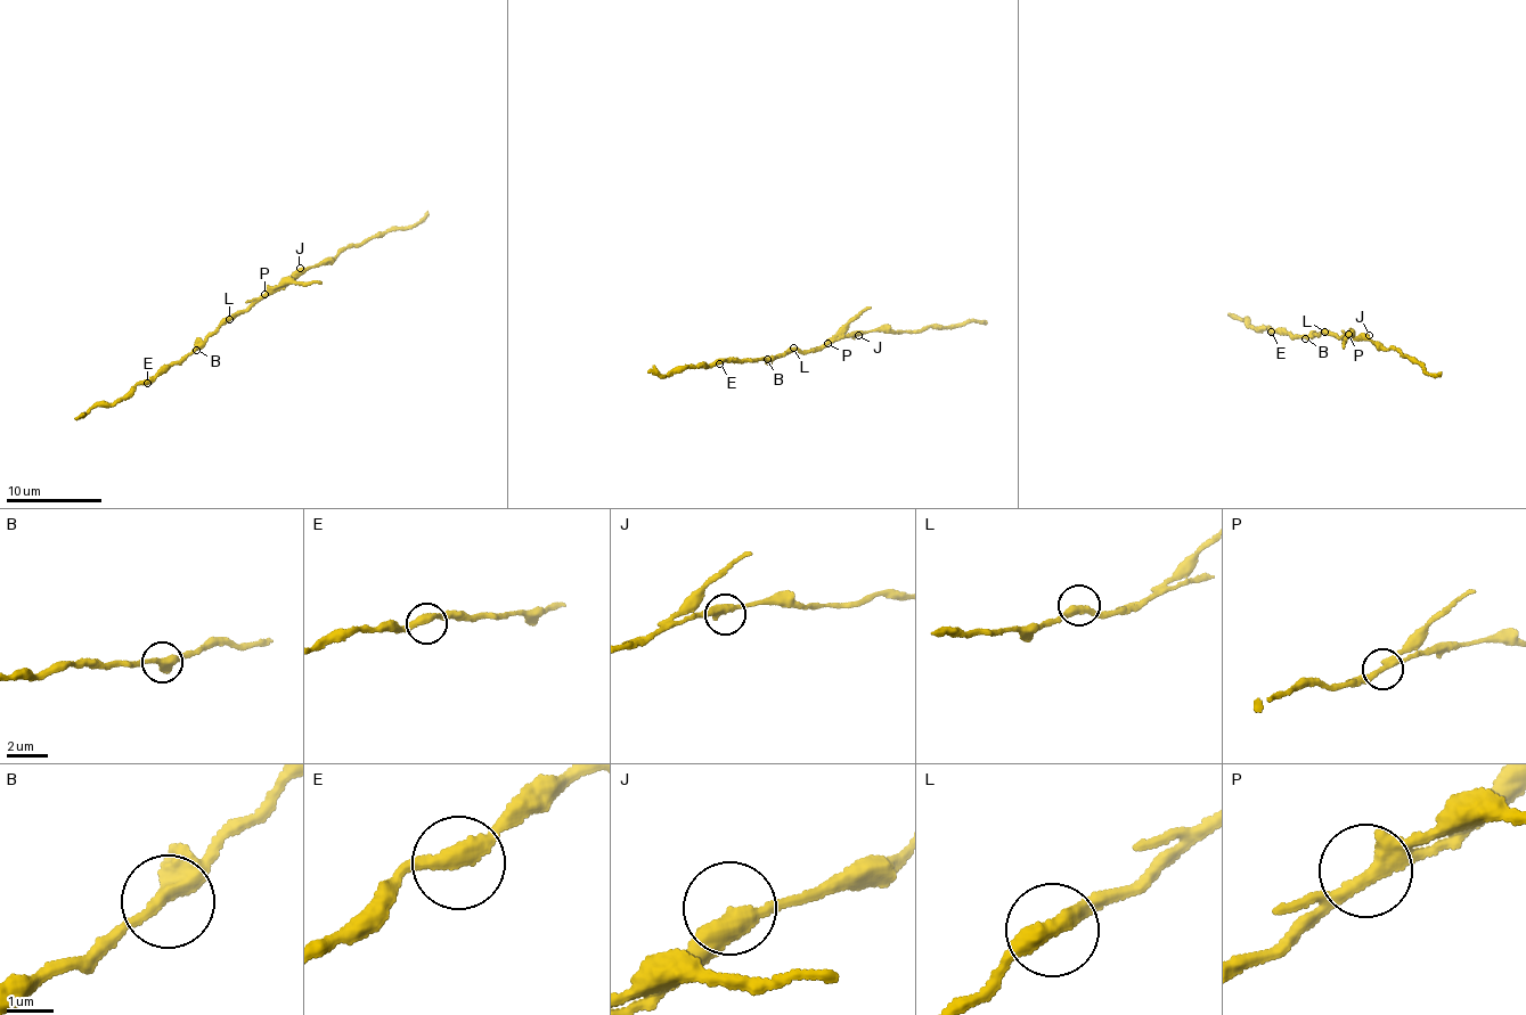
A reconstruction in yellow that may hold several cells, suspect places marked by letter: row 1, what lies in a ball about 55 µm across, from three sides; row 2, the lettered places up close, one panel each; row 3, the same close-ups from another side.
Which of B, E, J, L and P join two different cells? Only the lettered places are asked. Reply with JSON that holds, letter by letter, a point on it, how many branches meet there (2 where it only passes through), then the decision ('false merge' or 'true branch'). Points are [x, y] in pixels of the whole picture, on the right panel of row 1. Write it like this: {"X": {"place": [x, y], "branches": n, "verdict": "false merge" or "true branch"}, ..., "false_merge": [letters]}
{"B": {"place": [1305, 338], "branches": 3, "verdict": "true branch"}, "E": {"place": [1271, 332], "branches": 2, "verdict": "true branch"}, "J": {"place": [1369, 335], "branches": 2, "verdict": "true branch"}, "L": {"place": [1324, 332], "branches": 2, "verdict": "true branch"}, "P": {"place": [1348, 334], "branches": 2, "verdict": "false merge"}, "false_merge": ["P"]}

